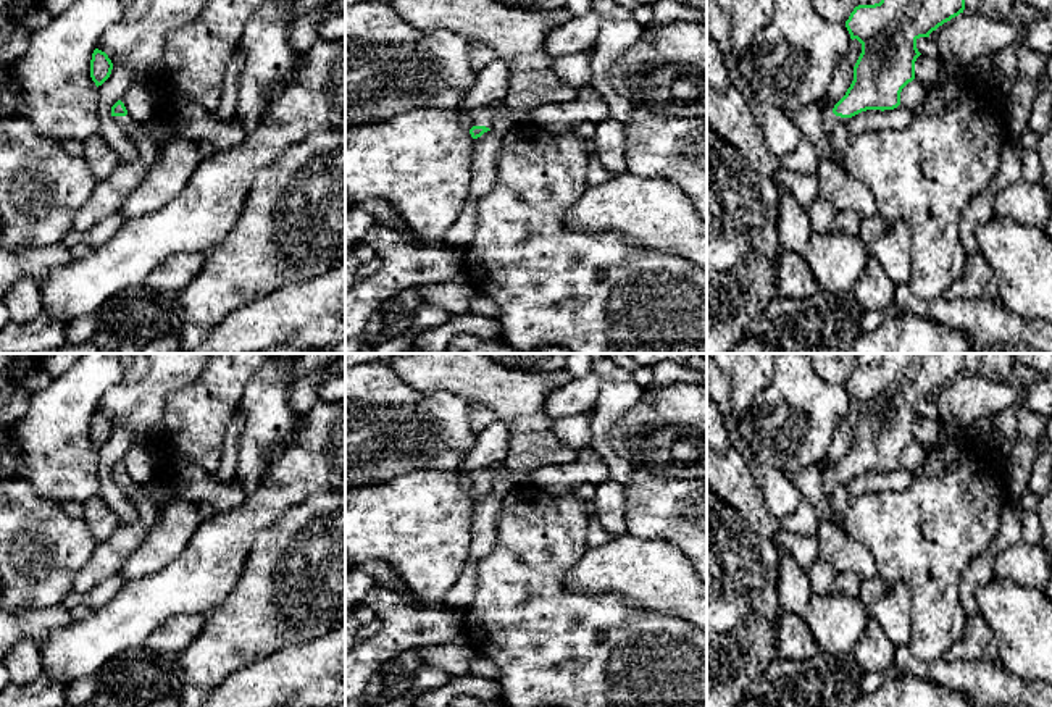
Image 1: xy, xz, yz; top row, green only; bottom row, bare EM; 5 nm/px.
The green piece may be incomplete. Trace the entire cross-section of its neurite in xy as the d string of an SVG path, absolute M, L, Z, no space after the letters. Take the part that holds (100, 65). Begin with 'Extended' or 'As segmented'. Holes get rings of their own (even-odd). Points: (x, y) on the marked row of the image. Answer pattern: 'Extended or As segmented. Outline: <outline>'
As segmented. Outline: M98 48L94 50L90 60L90 77L95 86L102 86L111 74L113 63L108 55Z

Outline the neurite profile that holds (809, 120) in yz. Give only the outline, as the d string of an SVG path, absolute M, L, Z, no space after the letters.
M804 105L800 110L786 115L797 124L802 137L813 144L820 158L828 158L844 166L844 155L833 149L831 137L824 129L823 108L820 105Z

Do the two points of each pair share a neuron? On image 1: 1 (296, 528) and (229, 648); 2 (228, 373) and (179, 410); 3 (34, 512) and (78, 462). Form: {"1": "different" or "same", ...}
{"1": "same", "2": "same", "3": "different"}

